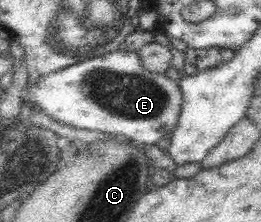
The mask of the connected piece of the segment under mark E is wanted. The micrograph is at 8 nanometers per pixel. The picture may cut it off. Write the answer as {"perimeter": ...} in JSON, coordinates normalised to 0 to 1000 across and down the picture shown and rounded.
{"perimeter":[[[433,225],[433,234],[307,270],[218,324],[146,342],[123,374],[100,378],[88,468],[115,468],[134,495],[142,486],[165,495],[172,518],[180,514],[188,532],[241,563],[471,608],[506,635],[563,653],[598,649],[632,599],[655,604],[674,572],[697,464],[697,414],[670,360],[640,347],[632,324],[594,333],[556,315],[540,297],[529,234],[533,225],[517,234]]]}

